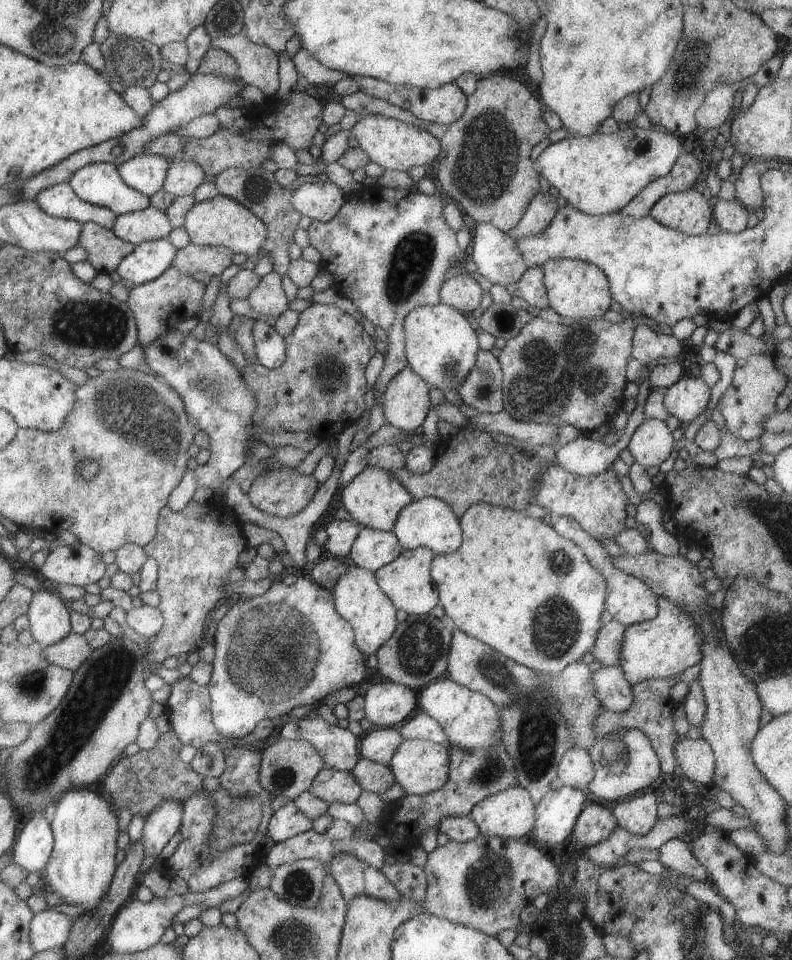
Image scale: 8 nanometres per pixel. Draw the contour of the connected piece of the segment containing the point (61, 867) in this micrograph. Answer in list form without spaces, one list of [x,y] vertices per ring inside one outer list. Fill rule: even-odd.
[[[81,787],[68,790],[56,802],[50,822],[54,843],[45,867],[45,882],[64,903],[82,906],[84,912],[95,908],[107,892],[115,870],[117,813],[97,792]]]

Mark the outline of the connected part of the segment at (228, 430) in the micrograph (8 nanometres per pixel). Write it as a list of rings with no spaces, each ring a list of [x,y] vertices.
[[[177,328],[161,333],[141,348],[151,372],[177,393],[184,404],[186,416],[195,420],[197,431],[201,430],[209,437],[208,460],[204,465],[184,472],[182,480],[167,497],[167,506],[173,512],[180,511],[191,500],[198,486],[209,488],[213,495],[223,498],[222,482],[246,462],[248,448],[254,439],[252,418],[257,403],[253,392],[246,387],[242,371],[205,337],[197,340],[189,331],[182,332]]]

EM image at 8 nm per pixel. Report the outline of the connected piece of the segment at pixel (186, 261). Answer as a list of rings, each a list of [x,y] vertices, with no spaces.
[[[188,243],[184,248],[177,249],[172,266],[179,272],[193,274],[204,272],[207,276],[219,275],[231,263],[234,252],[229,248],[213,245],[194,245]]]

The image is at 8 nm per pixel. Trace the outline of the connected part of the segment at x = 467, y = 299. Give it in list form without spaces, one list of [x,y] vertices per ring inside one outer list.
[[[464,273],[443,281],[438,295],[444,305],[453,307],[459,312],[471,312],[479,307],[482,291],[479,284]]]

